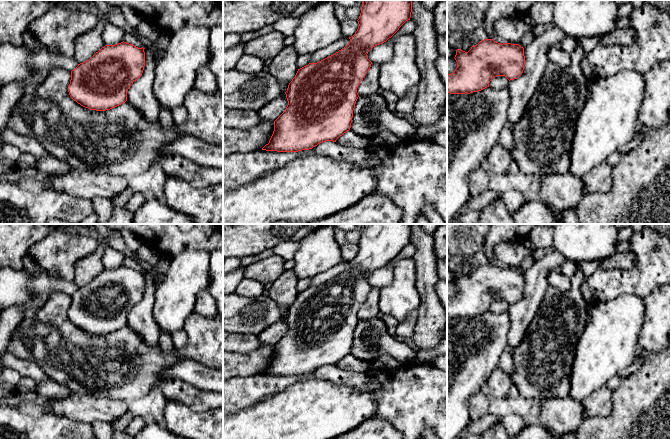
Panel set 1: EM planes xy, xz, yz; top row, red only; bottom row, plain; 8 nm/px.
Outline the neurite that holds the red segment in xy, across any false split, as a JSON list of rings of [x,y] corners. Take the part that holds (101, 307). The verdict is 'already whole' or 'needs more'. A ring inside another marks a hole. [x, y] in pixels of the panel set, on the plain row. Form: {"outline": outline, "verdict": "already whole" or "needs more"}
{"outline": [[[124,265],[105,269],[71,295],[70,321],[96,335],[110,334],[125,327],[129,311],[143,297],[144,273]]], "verdict": "already whole"}

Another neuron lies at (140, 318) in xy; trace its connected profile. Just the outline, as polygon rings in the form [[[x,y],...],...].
[[[144,273],[145,290],[140,302],[133,306],[127,315],[127,325],[151,347],[158,347],[160,328],[153,317],[156,286],[149,273]]]

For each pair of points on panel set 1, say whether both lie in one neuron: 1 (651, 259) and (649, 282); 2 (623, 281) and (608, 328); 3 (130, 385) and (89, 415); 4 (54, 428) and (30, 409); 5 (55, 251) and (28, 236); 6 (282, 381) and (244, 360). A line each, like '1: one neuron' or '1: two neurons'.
1: one neuron
2: two neurons
3: two neurons
4: two neurons
5: two neurons
6: two neurons

